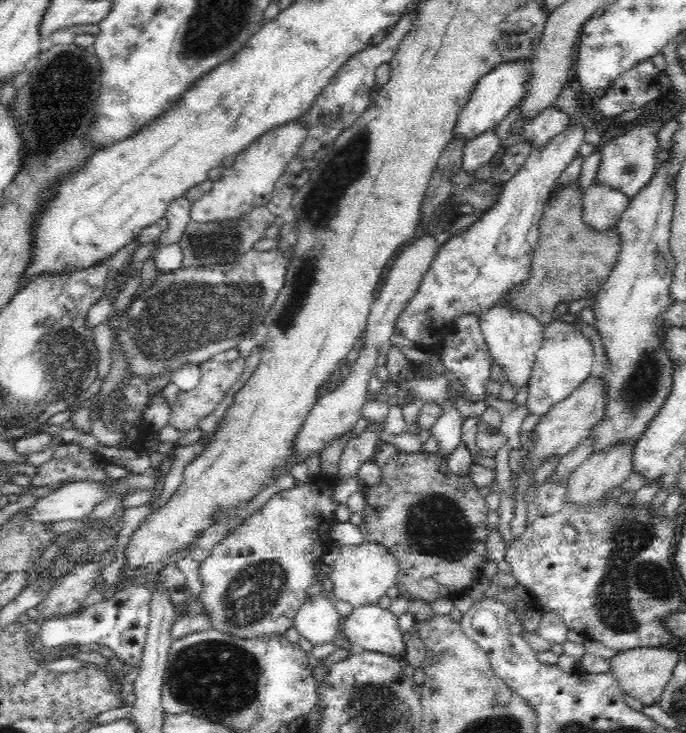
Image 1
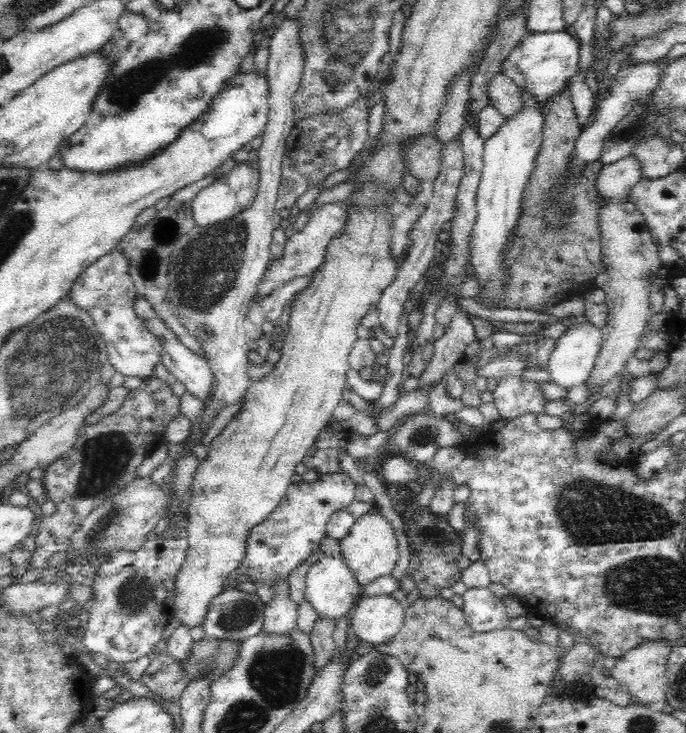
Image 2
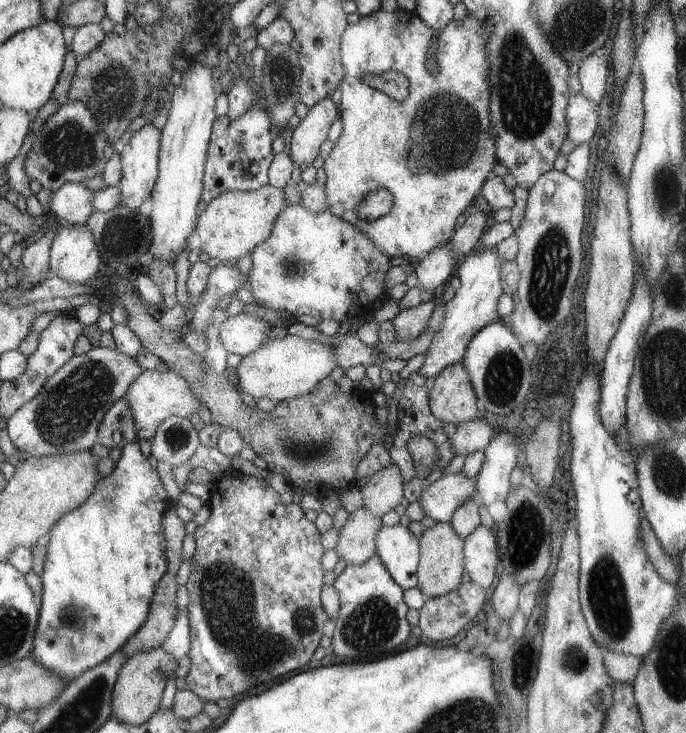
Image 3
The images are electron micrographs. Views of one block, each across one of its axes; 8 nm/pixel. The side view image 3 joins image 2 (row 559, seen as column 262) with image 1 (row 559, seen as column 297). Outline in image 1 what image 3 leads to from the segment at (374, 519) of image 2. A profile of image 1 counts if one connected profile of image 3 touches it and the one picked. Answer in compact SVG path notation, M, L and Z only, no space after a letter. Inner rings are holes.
M364 540L356 546L338 548L339 555L333 562L330 579L333 583L332 596L349 602L353 608L377 602L386 594L393 594L399 566L396 557L380 543Z

